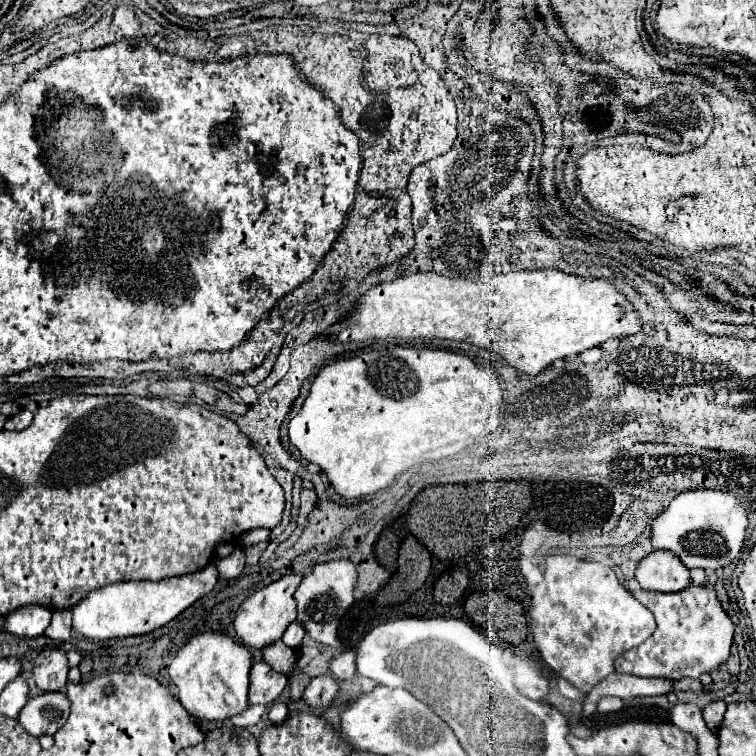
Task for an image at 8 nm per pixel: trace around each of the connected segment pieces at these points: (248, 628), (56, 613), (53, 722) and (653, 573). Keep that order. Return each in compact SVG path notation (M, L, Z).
M287 574L263 588L255 590L249 598L245 598L245 602L239 606L237 616L235 616L235 632L237 632L237 638L245 646L261 650L261 648L273 644L275 640L281 640L285 628L297 618L297 612L295 612L297 604L295 604L293 592L301 584L301 578L303 578L303 574Z
M54 610L44 635L55 641L69 640L71 636L71 610Z
M43 692L25 704L19 722L31 736L55 734L69 718L69 706L63 692Z
M653 550L649 556L645 556L635 572L637 582L645 590L655 592L677 592L685 590L691 584L689 568L673 556L673 552Z

